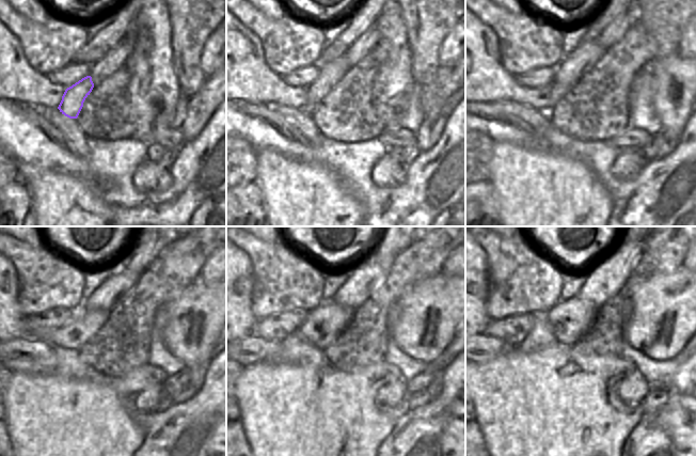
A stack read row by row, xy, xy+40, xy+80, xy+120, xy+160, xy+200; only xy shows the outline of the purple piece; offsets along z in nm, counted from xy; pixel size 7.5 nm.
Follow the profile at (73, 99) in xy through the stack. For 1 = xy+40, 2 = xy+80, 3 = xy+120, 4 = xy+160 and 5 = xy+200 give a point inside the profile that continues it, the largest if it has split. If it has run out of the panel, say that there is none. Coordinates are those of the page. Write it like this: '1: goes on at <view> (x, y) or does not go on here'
1: goes on at xy+40 (331, 72)
2: goes on at xy+80 (572, 67)
3: goes on at xy+120 (122, 280)
4: goes on at xy+160 (368, 273)
5: goes on at xy+200 (604, 281)

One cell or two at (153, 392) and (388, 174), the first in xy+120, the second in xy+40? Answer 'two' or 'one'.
one

